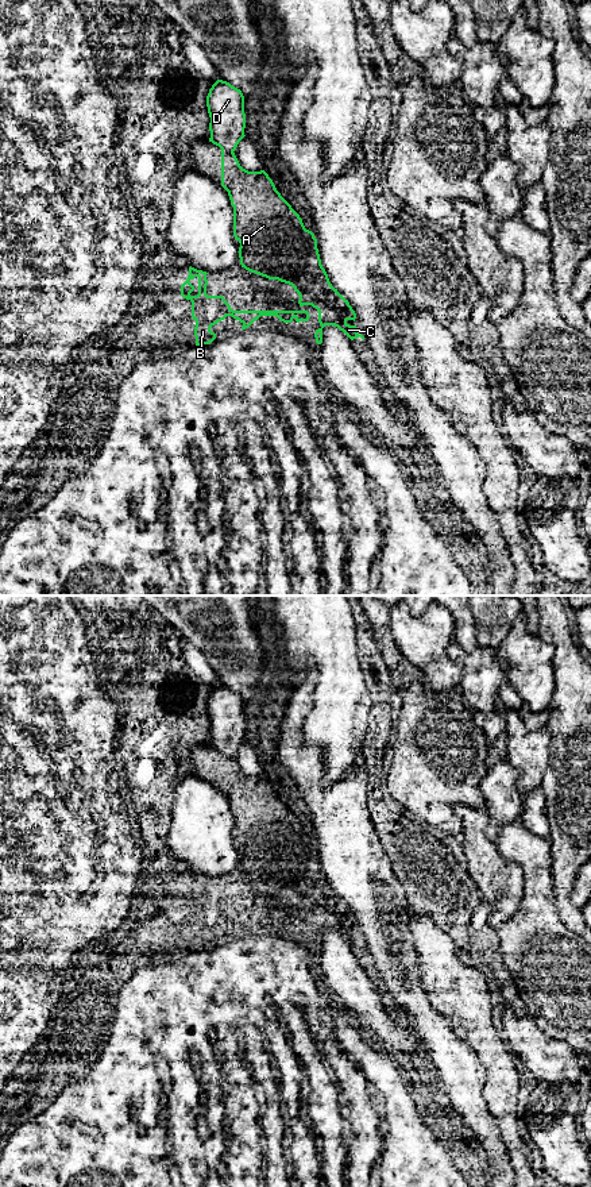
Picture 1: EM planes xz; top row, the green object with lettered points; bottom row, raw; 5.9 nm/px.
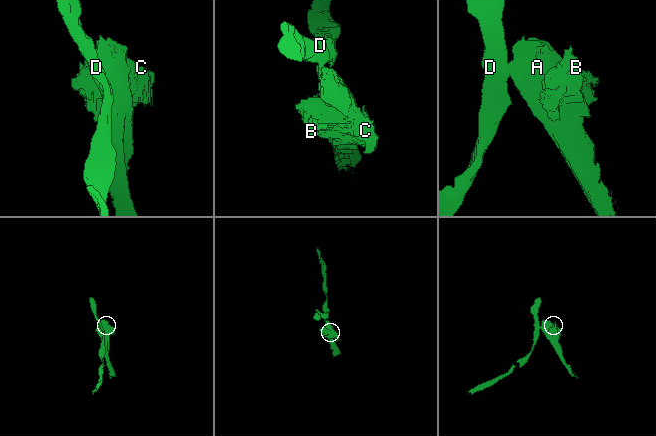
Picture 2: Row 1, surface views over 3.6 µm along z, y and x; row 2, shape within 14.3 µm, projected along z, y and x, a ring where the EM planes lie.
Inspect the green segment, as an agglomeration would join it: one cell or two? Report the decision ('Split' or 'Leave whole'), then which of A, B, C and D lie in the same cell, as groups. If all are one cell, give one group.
Split. Groups: A B C / D

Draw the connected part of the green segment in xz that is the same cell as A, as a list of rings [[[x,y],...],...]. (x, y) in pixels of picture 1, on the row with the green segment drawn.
[[[221,149],[221,186],[228,192],[233,207],[233,236],[240,243],[240,265],[246,270],[289,284],[298,293],[300,307],[312,305],[318,311],[320,328],[316,329],[316,343],[322,343],[322,328],[335,325],[351,340],[364,336],[356,332],[356,325],[347,321],[356,319],[356,313],[337,289],[329,282],[321,265],[317,239],[305,228],[300,215],[277,190],[264,170],[248,172],[243,169],[232,151]]]

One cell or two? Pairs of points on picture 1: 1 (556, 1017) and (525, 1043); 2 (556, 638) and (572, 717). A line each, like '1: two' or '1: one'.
1: two
2: one

